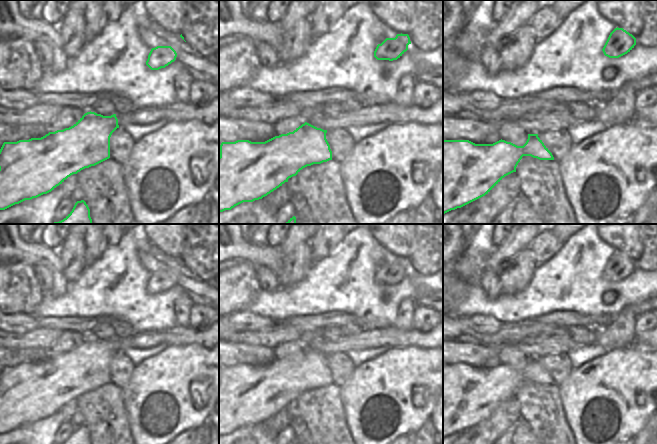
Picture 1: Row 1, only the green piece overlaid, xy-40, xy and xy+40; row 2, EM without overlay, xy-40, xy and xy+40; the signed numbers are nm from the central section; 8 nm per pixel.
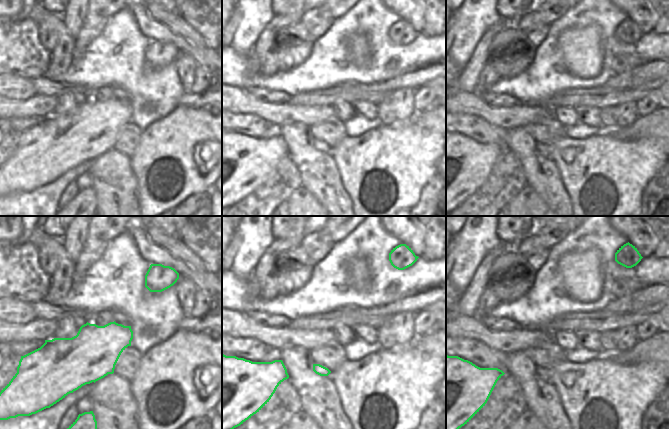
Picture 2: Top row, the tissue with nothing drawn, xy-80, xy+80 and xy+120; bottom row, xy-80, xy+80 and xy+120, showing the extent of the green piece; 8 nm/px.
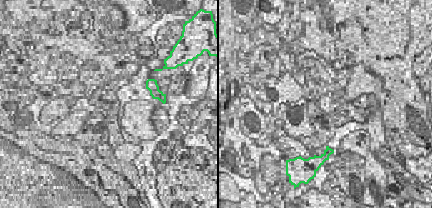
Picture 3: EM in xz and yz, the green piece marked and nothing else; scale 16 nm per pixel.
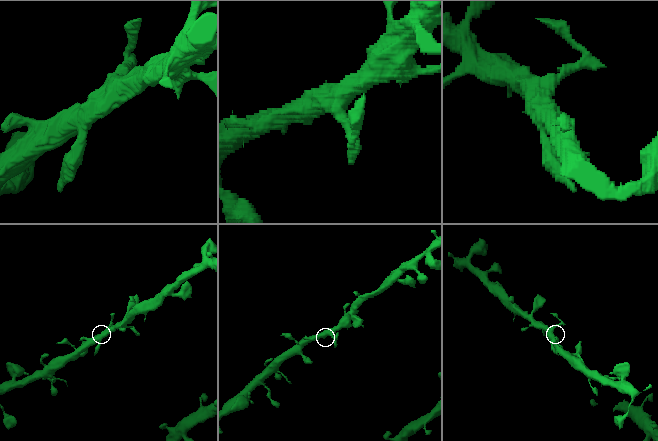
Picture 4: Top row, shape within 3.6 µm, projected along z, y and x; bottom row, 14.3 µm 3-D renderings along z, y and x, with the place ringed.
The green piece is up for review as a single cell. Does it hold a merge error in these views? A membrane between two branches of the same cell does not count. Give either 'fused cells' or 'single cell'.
single cell

